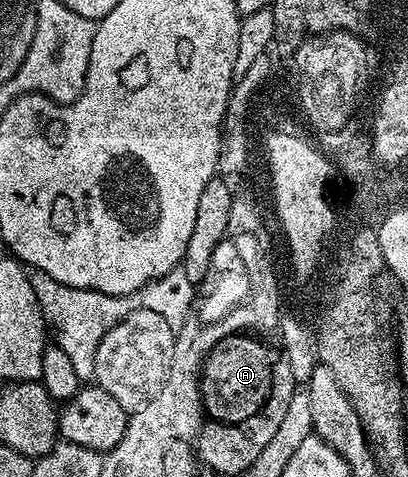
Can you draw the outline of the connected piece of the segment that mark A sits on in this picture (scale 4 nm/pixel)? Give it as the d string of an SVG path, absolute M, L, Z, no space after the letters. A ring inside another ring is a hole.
M232 334L218 341L206 356L200 374L204 411L220 425L243 423L257 414L271 391L271 356L257 340Z

